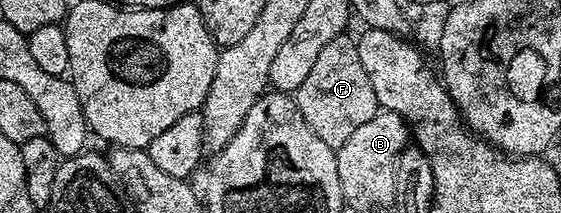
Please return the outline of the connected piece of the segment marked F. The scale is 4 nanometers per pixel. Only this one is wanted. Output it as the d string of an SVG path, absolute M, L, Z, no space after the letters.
M338 32L323 43L291 101L299 108L299 116L307 120L307 128L311 128L323 144L334 148L341 146L367 116L379 109L371 92L371 80L367 80L367 72L363 72L363 64L359 64L357 43L350 35L348 38L344 32Z

